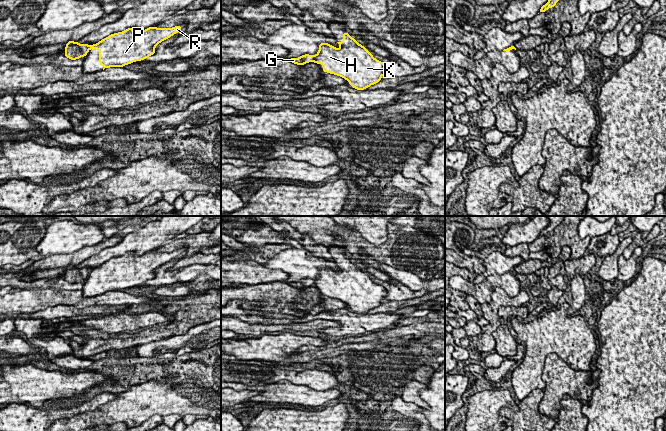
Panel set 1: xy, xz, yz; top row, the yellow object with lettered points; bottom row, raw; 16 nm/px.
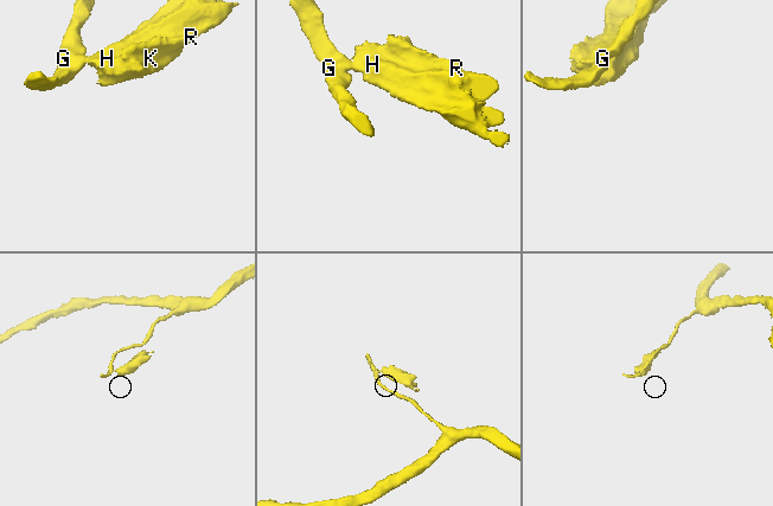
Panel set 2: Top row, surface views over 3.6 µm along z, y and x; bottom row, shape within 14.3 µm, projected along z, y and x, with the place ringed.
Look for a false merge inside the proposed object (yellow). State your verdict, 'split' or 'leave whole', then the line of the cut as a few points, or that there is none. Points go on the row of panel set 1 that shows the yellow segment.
split; cut in xz along (313, 56), (314, 61)

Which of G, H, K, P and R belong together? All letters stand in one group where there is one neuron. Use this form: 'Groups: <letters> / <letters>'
Groups: G / H K P R

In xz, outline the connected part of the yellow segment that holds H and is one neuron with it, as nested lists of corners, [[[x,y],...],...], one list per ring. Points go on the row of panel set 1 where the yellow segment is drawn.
[[[348,32],[343,33],[343,41],[337,43],[340,49],[328,43],[319,43],[314,62],[323,65],[322,71],[346,79],[351,87],[358,90],[380,82],[381,77],[388,72],[386,64],[375,59]]]

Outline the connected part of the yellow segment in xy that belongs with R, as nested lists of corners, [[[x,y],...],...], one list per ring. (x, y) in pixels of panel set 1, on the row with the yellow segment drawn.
[[[152,26],[135,33],[133,28],[128,28],[91,45],[90,49],[99,51],[99,64],[104,66],[103,70],[109,67],[122,67],[153,55],[157,44],[181,29],[182,26],[169,29]]]

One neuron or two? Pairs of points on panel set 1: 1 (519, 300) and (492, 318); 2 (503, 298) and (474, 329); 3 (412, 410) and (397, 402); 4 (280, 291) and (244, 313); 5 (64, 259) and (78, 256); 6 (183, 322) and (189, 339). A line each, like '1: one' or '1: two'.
1: one
2: two
3: one
4: two
5: one
6: two

